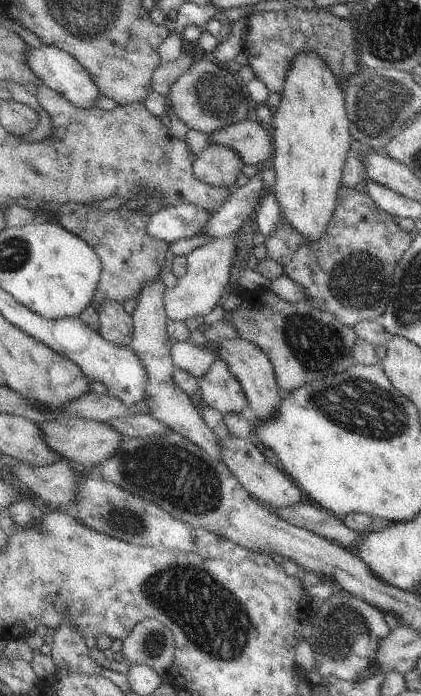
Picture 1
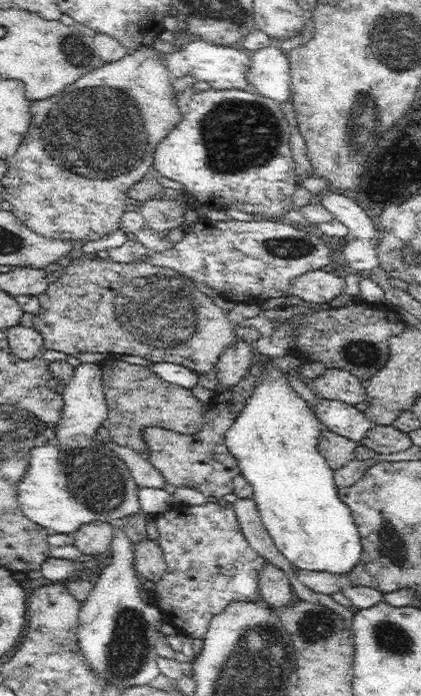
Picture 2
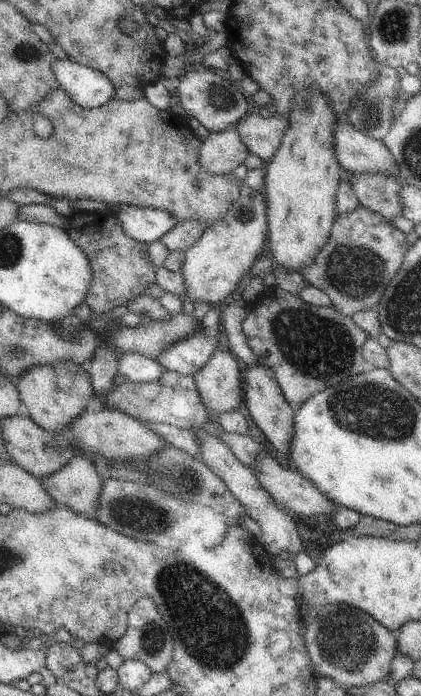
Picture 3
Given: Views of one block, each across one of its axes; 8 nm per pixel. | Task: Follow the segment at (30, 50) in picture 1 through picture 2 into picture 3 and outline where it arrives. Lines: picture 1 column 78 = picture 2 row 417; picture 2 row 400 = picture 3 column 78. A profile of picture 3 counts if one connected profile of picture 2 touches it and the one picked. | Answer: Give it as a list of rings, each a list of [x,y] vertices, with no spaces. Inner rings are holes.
[[[70,58],[54,59],[52,72],[59,88],[78,106],[95,109],[112,100],[117,89],[100,71],[76,63]]]

